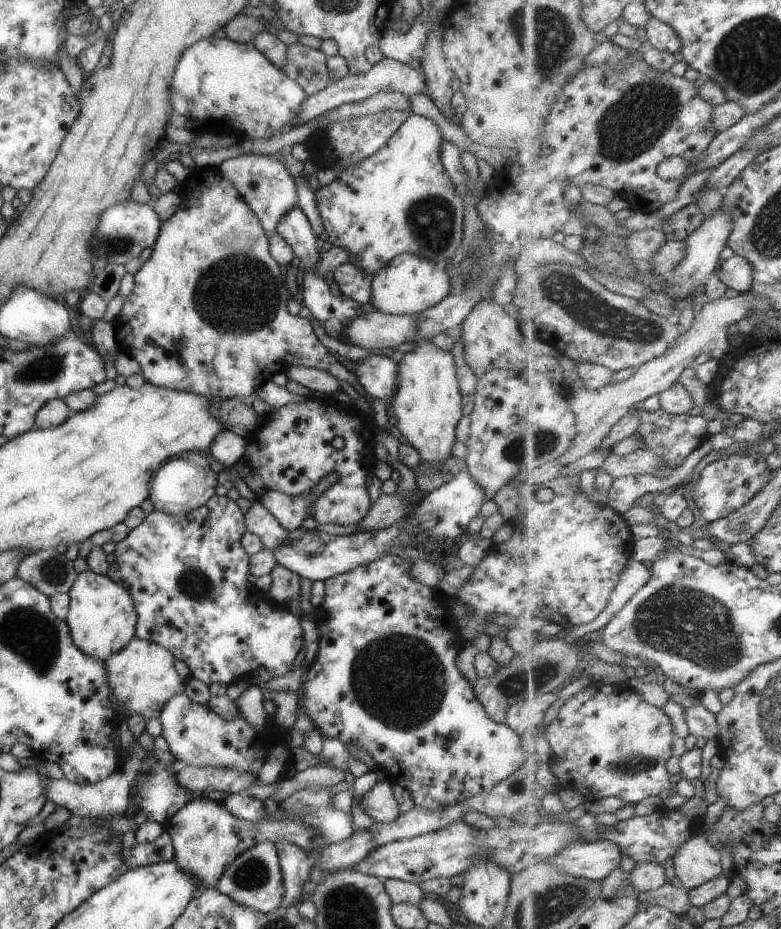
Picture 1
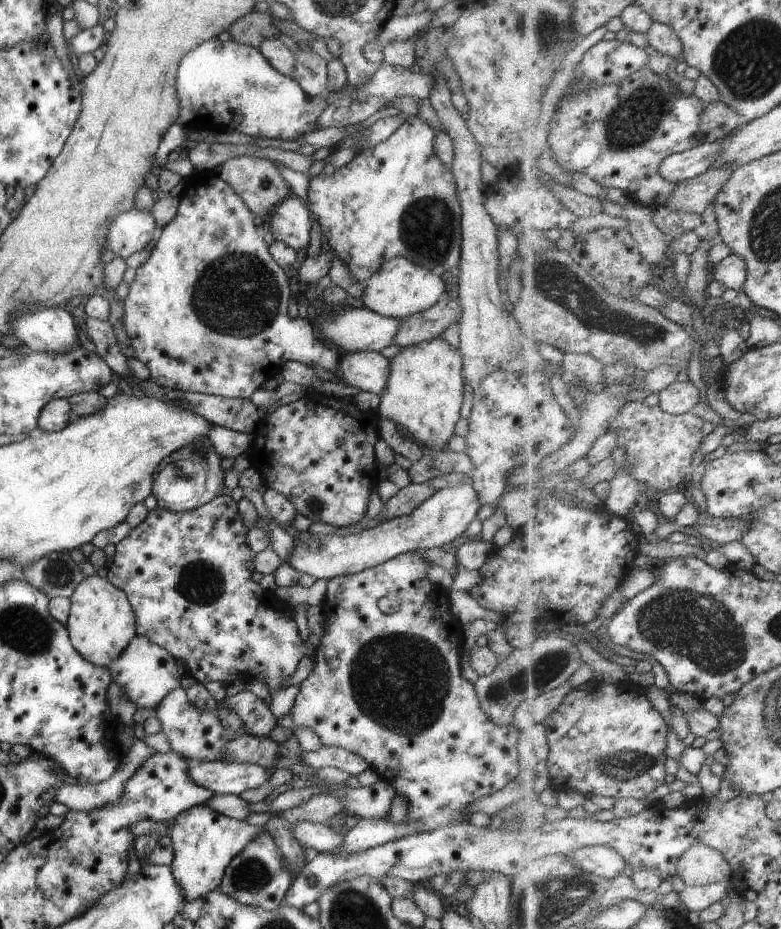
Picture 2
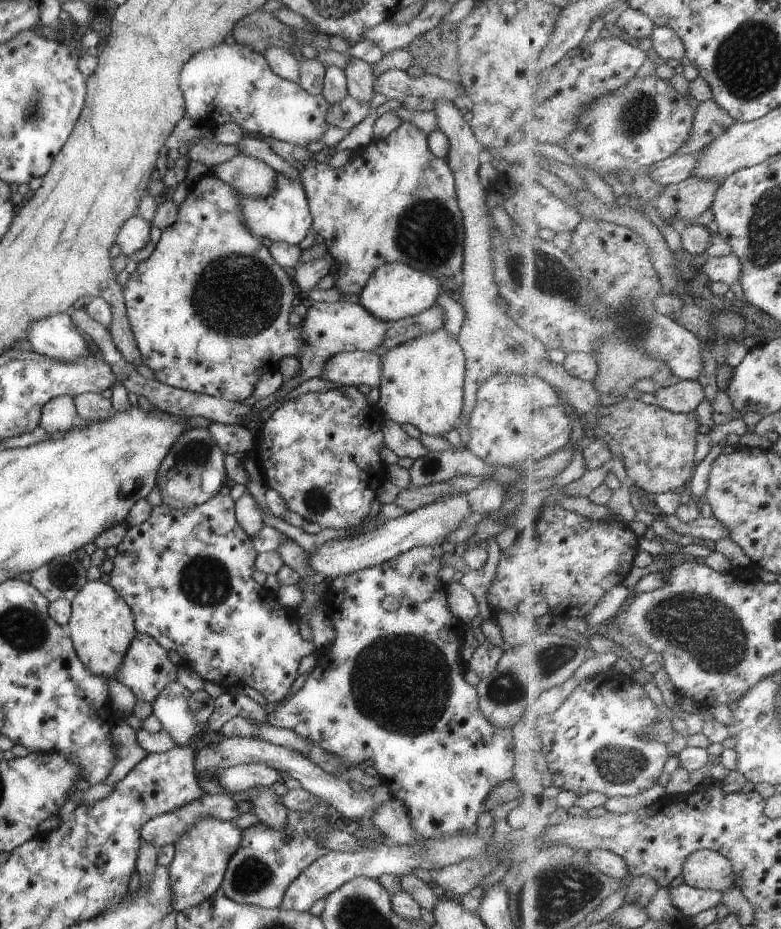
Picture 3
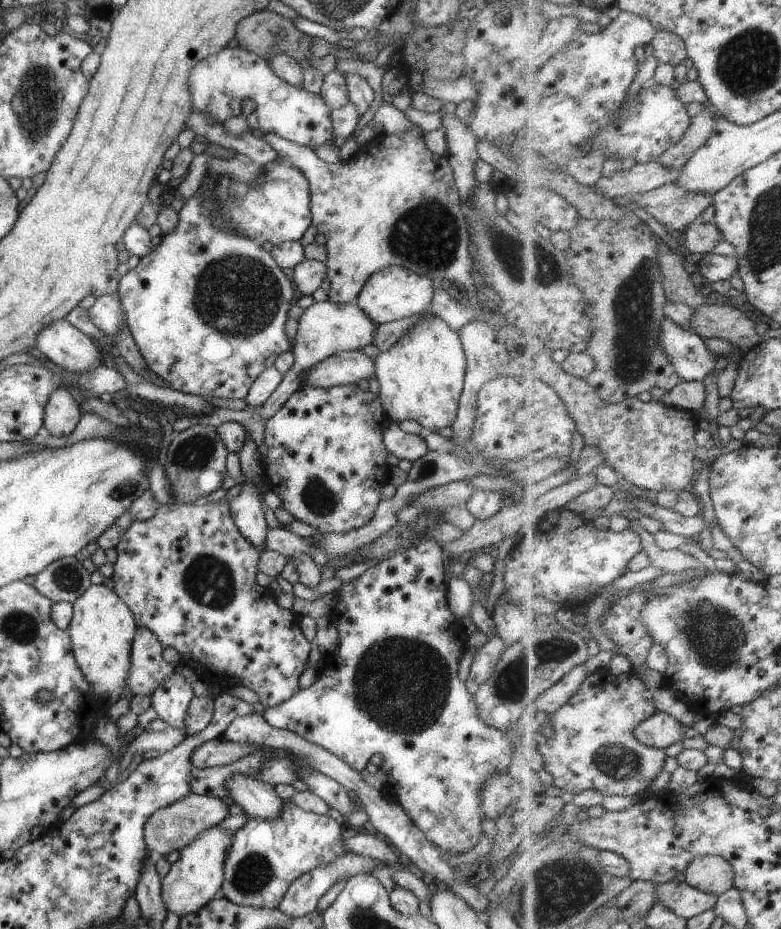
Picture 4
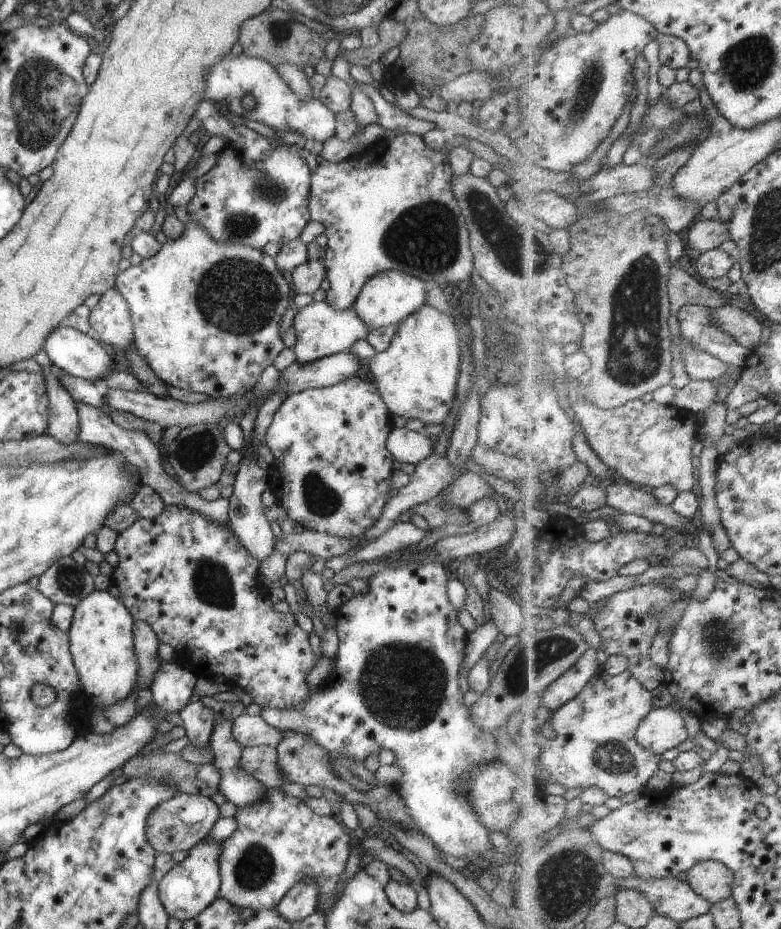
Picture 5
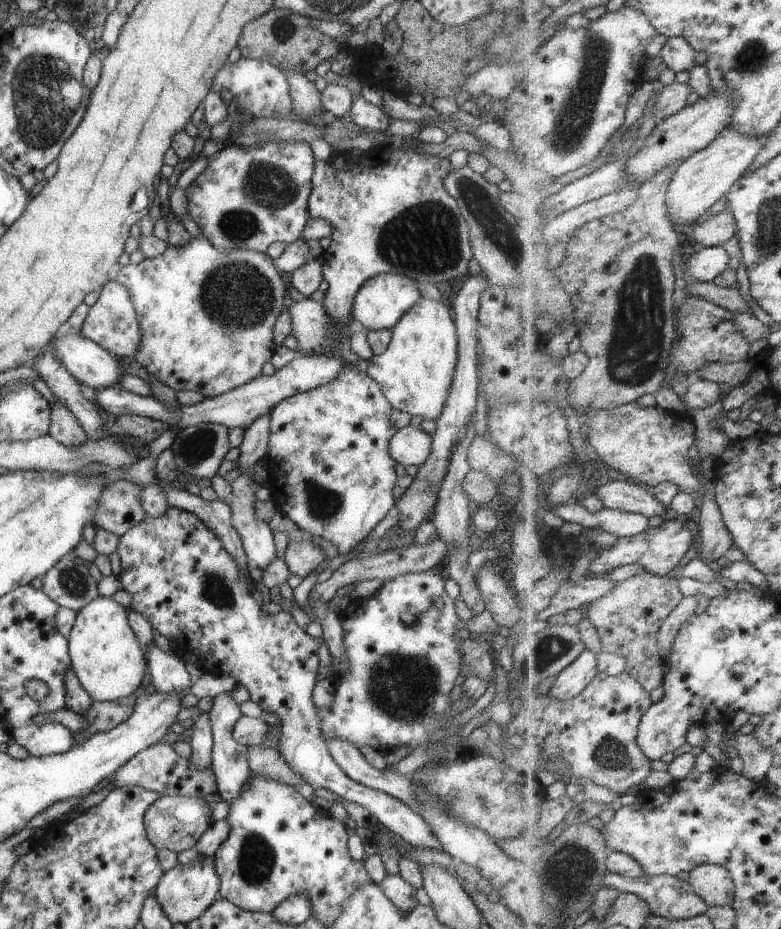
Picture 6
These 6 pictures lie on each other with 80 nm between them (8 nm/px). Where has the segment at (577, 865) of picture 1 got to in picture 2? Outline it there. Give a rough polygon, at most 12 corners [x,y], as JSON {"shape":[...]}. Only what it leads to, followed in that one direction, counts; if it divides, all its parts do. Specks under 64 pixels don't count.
{"shape":[[611,847],[575,851],[586,870],[608,879],[625,872],[625,860]]}

